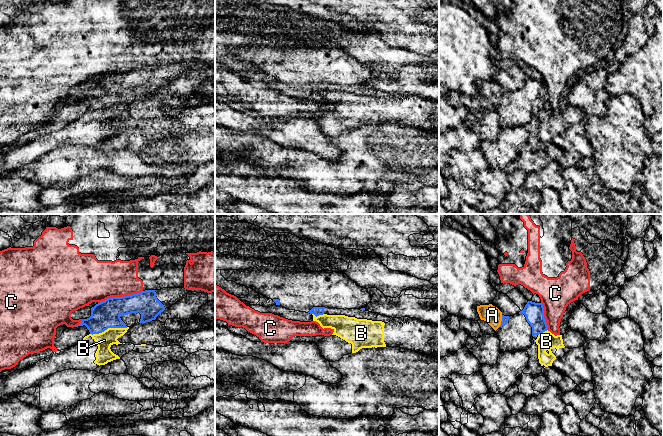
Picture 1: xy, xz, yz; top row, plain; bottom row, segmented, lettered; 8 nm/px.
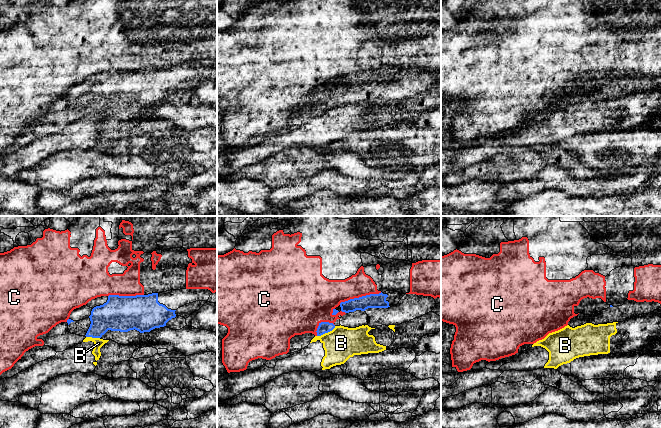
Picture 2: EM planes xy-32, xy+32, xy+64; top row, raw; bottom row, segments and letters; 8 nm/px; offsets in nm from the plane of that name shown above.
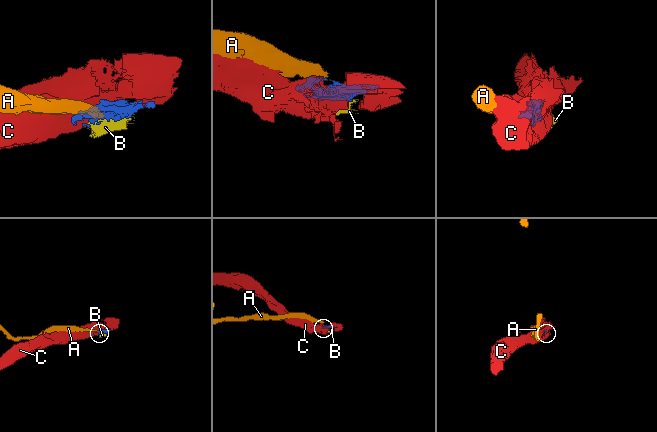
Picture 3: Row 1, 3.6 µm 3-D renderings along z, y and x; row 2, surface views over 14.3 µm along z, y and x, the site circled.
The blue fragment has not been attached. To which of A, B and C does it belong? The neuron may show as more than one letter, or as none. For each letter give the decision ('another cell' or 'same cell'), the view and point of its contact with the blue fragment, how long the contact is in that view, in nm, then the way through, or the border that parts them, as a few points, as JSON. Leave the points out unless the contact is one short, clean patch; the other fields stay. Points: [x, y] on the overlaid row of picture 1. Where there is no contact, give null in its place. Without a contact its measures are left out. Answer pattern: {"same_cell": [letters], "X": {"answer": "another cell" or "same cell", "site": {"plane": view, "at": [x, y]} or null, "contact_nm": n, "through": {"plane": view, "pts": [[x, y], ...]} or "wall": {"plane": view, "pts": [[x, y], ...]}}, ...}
{"same_cell": [], "A": {"answer": "another cell", "site": {"plane": "yz", "at": [501, 321]}, "contact_nm": 100, "wall": {"plane": "yz", "pts": [[502, 315], [499, 326]]}}, "B": {"answer": "another cell", "site": {"plane": "xy", "at": [108, 327]}, "contact_nm": 300, "wall": {"plane": "xy", "pts": [[127, 327], [108, 327], [101, 332], [90, 334]]}}, "C": {"answer": "another cell", "site": {"plane": "xy", "at": [120, 297]}, "contact_nm": 380}}

